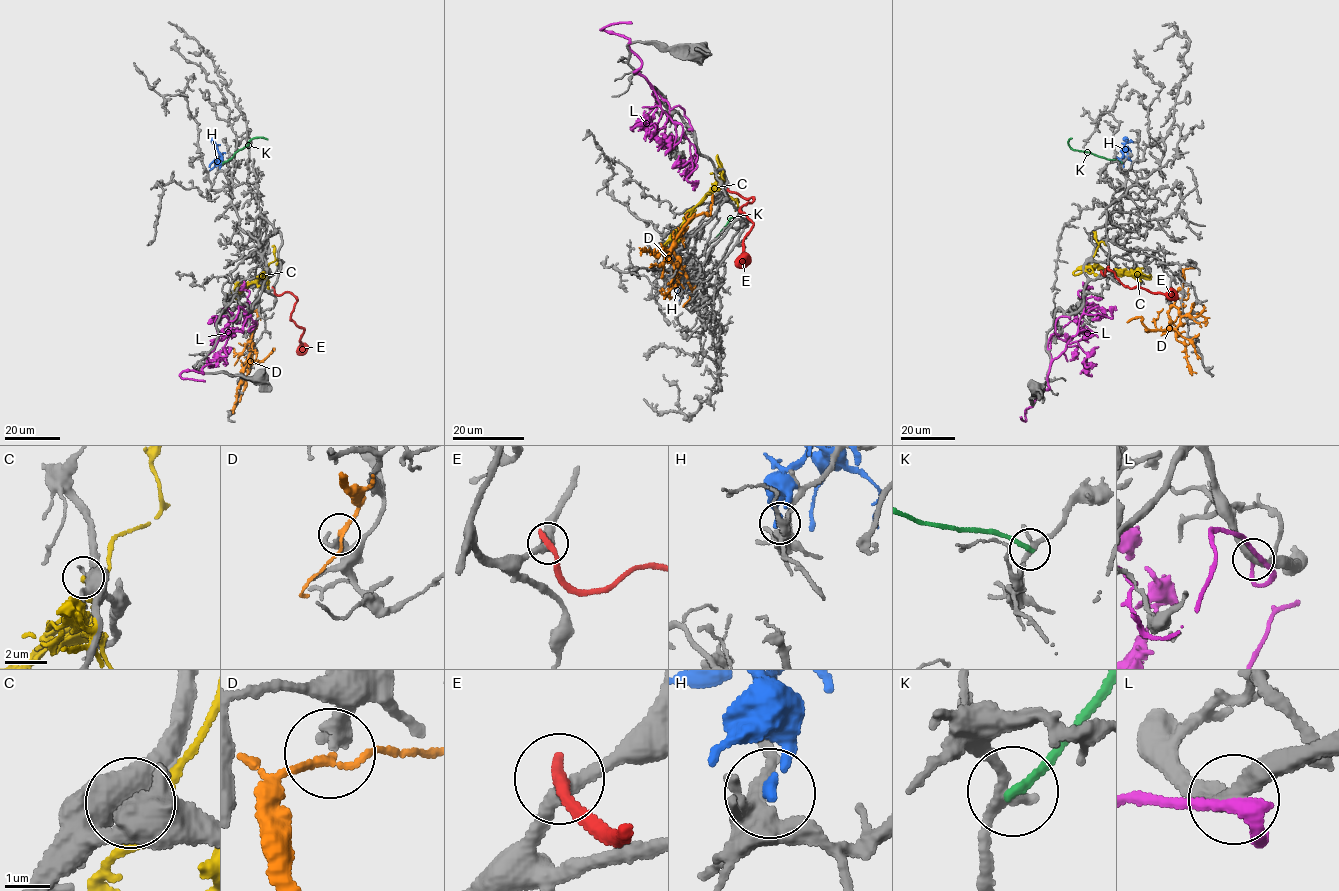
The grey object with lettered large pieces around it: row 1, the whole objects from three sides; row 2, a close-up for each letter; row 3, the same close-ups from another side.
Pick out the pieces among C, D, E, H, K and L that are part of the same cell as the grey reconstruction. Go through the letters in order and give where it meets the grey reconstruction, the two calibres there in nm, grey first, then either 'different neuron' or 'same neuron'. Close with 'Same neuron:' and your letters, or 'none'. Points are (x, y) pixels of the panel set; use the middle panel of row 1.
C: meets grey at (722, 183); 500 nm thick on the grey side, 150 nm on the other; different neuron
D: meets grey at (689, 296); 220 nm thick on the grey side, 150 nm on the other; different neuron
E: meets grey at (727, 189); 280 nm thick on the grey side, 360 nm on the other; different neuron
H: meets grey at (682, 270); 380 nm thick on the grey side, 200 nm on the other; different neuron
K: meets grey at (684, 274); 190 nm thick on the grey side, 240 nm on the other; different neuron
L: meets grey at (689, 129); 360 nm thick on the grey side, 190 nm on the other; different neuron
Same neuron: none

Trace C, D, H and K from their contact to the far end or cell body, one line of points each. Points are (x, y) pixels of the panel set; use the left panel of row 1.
C: (265, 268), (260, 276), (262, 278), (233, 295)
D: (254, 310), (257, 312), (257, 326), (252, 332), (247, 364), (264, 360), (274, 350)
H: (219, 168), (221, 156), (212, 137)
K: (220, 165), (253, 138), (267, 139)

